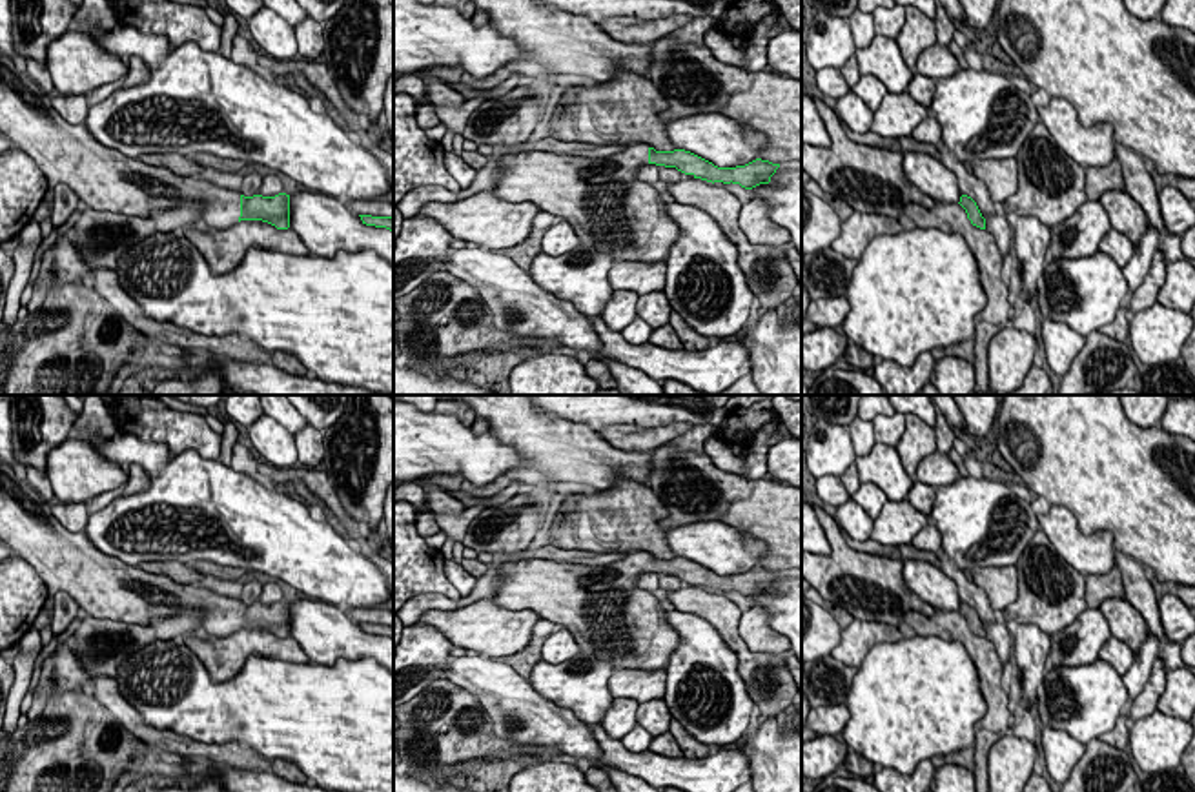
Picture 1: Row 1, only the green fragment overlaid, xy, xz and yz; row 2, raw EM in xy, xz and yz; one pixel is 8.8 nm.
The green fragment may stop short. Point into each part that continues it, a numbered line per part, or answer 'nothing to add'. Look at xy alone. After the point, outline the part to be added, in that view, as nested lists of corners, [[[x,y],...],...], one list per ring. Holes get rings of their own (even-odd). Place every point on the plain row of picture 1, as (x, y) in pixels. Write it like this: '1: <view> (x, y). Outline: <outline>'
1: xy (104, 587). Outline: [[[4,461],[0,541],[36,570],[51,597],[66,592],[82,614],[97,619],[149,624],[195,604],[204,615],[200,630],[193,634],[220,639],[239,630],[239,599],[102,553],[84,532],[66,530],[40,493]]]

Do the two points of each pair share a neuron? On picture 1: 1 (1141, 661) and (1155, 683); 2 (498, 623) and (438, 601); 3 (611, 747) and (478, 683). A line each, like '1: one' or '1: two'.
1: two
2: two
3: two

